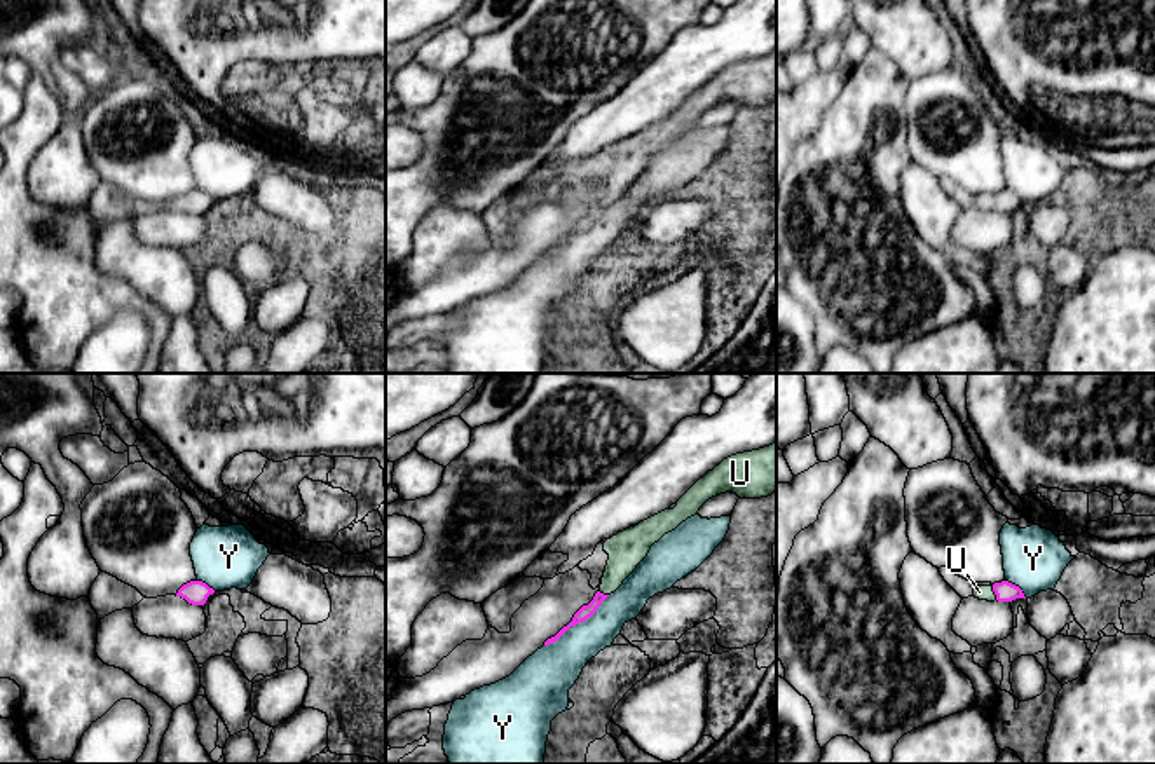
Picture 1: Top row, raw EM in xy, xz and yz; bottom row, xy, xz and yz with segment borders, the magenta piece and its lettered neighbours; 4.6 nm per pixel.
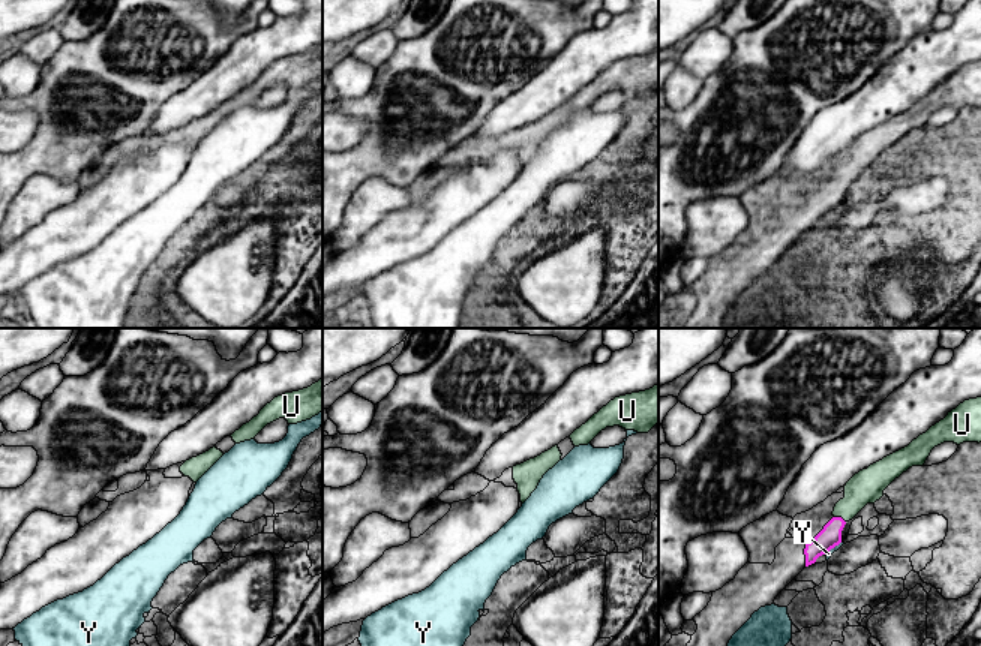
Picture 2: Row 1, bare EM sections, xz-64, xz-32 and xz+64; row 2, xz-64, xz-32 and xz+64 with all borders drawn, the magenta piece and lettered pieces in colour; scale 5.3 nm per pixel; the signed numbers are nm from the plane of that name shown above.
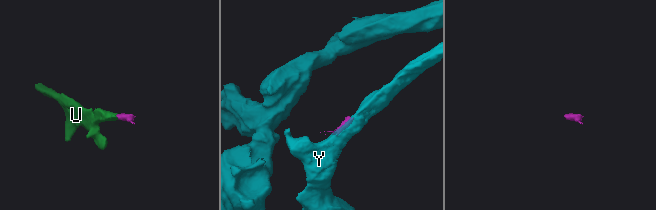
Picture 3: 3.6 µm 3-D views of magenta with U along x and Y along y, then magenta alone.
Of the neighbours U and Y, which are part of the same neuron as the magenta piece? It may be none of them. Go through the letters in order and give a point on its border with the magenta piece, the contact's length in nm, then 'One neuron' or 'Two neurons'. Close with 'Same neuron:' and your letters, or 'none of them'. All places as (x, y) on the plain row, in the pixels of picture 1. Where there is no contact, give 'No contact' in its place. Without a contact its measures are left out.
U: Touches magenta at yz (995, 203). Shared border 70 nm. One neuron
Y: Touches magenta at xz (578, 232). Shared border 380 nm. Two neurons
Same neuron: U

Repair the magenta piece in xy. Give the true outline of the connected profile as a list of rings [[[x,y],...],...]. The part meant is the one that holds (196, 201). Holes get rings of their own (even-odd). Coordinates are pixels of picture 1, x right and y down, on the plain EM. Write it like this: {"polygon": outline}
{"polygon": [[[190,190],[178,199],[176,206],[185,208],[192,215],[204,215],[208,206],[213,202],[215,199],[209,197],[206,192]]]}

